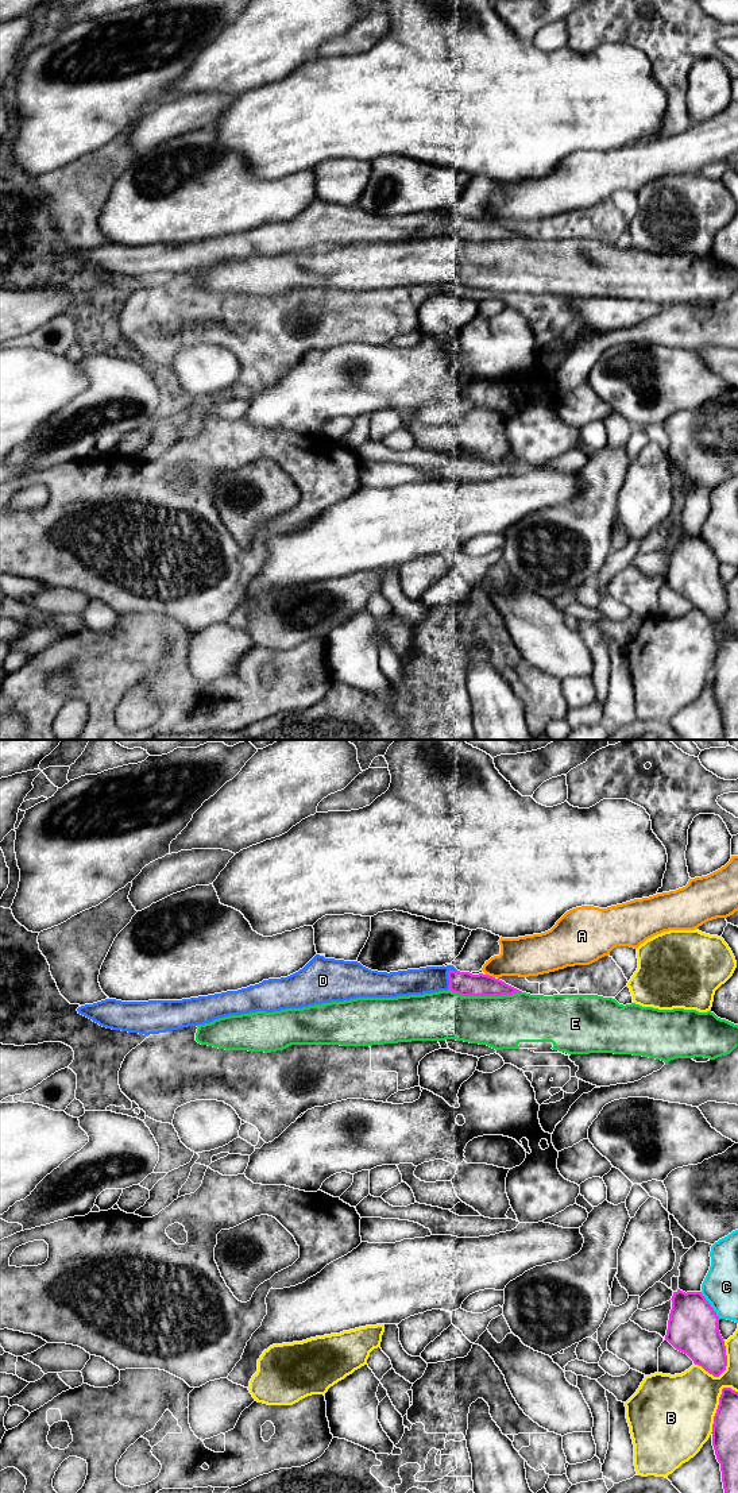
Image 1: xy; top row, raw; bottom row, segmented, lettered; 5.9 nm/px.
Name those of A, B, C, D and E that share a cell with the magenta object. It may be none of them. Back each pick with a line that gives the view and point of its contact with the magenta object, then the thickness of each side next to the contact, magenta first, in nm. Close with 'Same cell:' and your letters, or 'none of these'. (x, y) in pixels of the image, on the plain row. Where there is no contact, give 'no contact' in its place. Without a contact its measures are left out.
D: contact xy (448, 220); calibres 140 and 160 nm
Same cell: D

